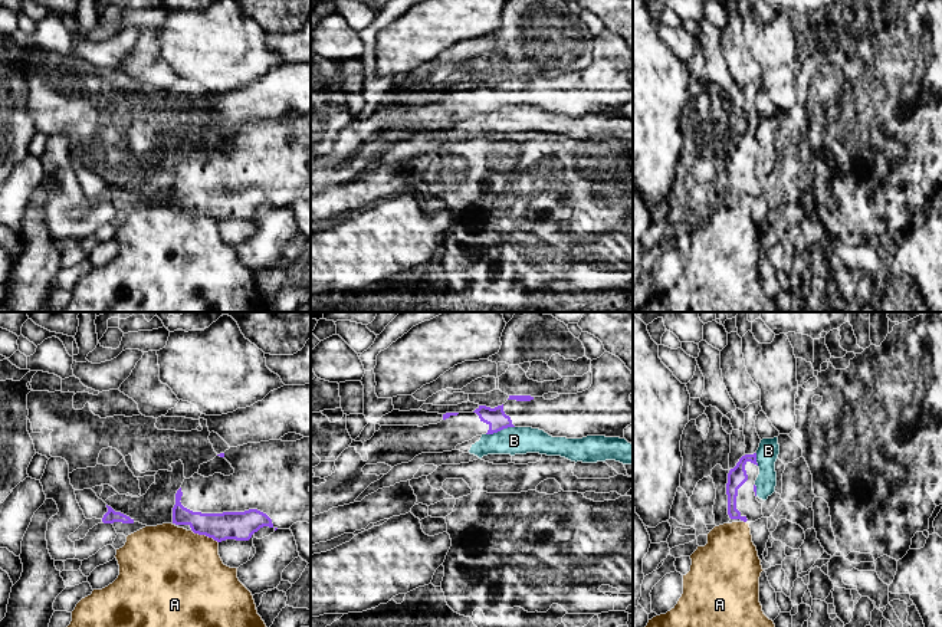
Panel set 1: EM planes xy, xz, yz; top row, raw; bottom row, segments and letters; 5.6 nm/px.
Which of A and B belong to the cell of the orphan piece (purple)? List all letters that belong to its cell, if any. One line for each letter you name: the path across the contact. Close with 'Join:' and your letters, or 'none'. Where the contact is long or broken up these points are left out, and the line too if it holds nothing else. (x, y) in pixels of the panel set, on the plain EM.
Join: none

